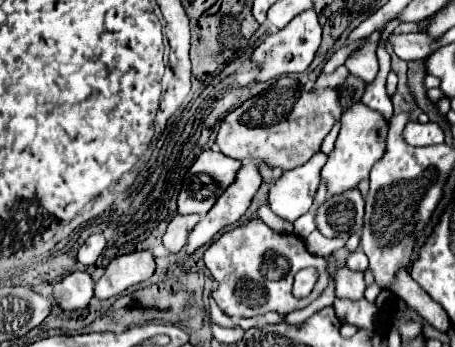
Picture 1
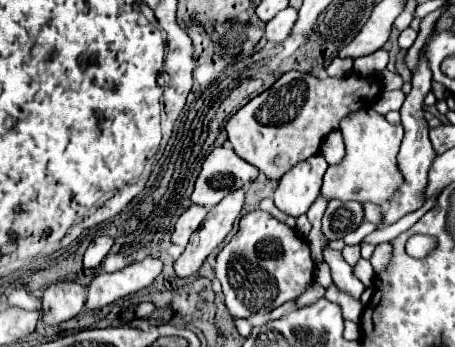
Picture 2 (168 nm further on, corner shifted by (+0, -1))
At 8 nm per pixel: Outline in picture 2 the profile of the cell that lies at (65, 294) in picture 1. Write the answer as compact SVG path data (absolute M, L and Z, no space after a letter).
M59 281L43 293L43 323L61 325L81 313L85 305L85 287L73 281Z

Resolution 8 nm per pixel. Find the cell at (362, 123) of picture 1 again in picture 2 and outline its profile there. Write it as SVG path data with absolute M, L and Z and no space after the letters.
M361 109L341 121L341 133L345 139L347 155L339 165L331 165L323 179L321 193L329 199L357 201L385 205L393 199L393 193L403 185L403 175L397 167L397 153L403 139L401 125L389 125L383 115L373 109Z

